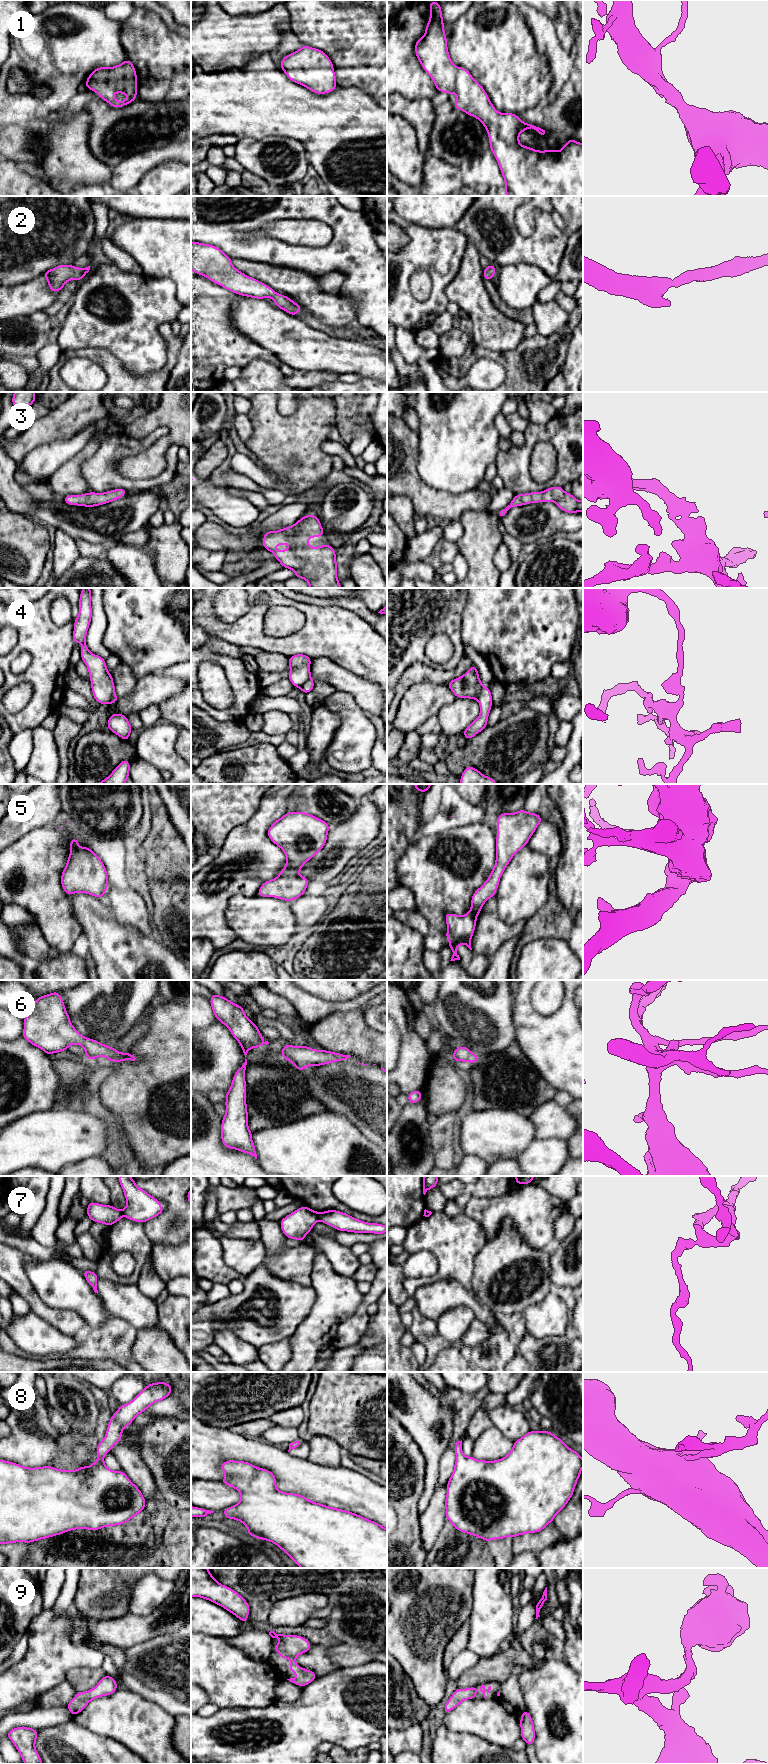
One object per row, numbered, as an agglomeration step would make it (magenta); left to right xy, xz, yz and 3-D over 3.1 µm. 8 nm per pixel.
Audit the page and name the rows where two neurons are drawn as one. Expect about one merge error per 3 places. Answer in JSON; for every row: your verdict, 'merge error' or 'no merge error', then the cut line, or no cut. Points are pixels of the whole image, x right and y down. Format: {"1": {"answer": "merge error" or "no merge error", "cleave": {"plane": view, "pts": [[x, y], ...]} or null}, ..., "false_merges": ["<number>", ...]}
{"1": {"answer": "no merge error", "cleave": null}, "2": {"answer": "no merge error", "cleave": null}, "3": {"answer": "no merge error", "cleave": null}, "4": {"answer": "merge error", "cleave": {"plane": "yz", "pts": [[482, 686], [481, 693], [477, 699]]}}, "5": {"answer": "no merge error", "cleave": null}, "6": {"answer": "no merge error", "cleave": null}, "7": {"answer": "merge error", "cleave": {"plane": "xz", "pts": [[318, 1213], [319, 1219]]}}, "8": {"answer": "no merge error", "cleave": null}, "9": {"answer": "no merge error", "cleave": null}, "false_merges": ["4", "7"]}

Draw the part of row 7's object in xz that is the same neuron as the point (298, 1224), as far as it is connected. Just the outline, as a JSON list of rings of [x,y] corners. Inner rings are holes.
[[[305,1205],[284,1217],[279,1223],[286,1238],[303,1242],[318,1220],[319,1213]]]

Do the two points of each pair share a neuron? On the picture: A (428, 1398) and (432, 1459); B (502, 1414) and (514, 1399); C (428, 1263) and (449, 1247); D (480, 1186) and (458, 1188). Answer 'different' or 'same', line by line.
A: same
B: different
C: different
D: same

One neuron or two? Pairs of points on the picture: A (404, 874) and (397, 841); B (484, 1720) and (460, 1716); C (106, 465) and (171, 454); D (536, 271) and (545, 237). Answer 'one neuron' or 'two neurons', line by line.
A: two neurons
B: one neuron
C: one neuron
D: one neuron

